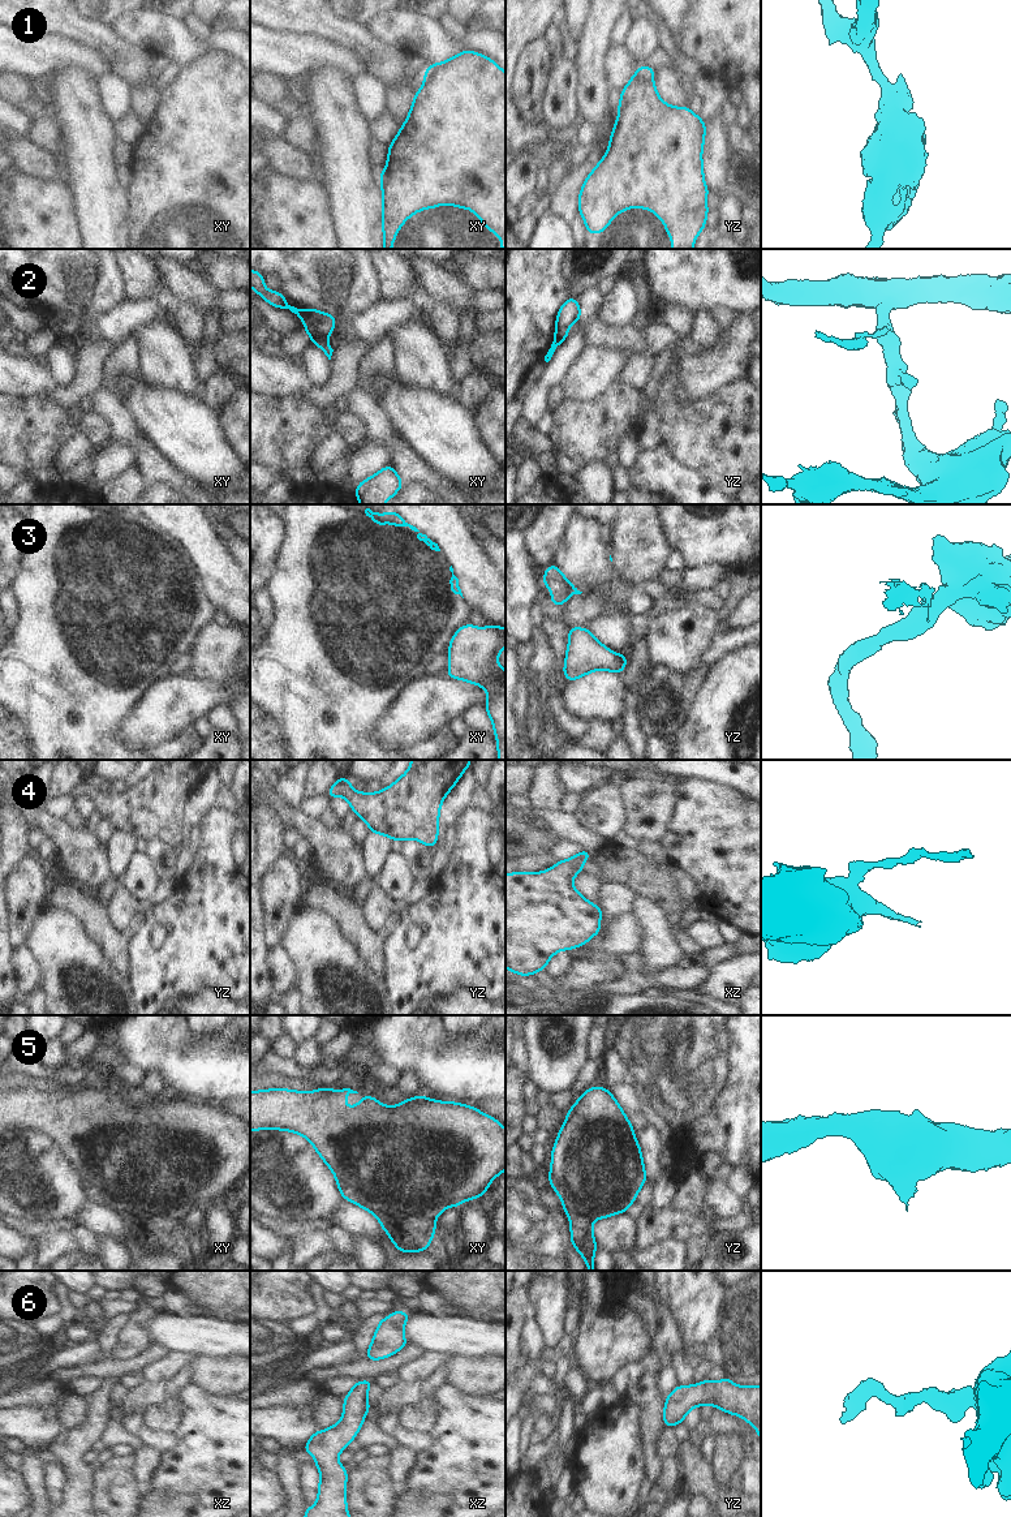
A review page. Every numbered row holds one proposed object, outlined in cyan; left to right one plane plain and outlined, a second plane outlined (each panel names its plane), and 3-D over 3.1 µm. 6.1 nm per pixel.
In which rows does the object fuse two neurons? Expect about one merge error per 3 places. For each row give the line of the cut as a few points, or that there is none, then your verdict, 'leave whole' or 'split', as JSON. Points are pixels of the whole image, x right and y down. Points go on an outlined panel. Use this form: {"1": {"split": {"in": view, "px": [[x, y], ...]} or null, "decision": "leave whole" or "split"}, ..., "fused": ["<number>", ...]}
{"1": {"split": {"in": "yz", "px": [[641, 65], [641, 72], [652, 78]]}, "decision": "split"}, "2": {"split": {"in": "xy", "px": [[326, 335], [318, 335], [312, 339]]}, "decision": "split"}, "3": {"split": {"in": "yz", "px": [[577, 627], [569, 634]]}, "decision": "split"}, "4": {"split": null, "decision": "leave whole"}, "5": {"split": null, "decision": "leave whole"}, "6": {"split": null, "decision": "leave whole"}, "fused": ["1", "2", "3"]}

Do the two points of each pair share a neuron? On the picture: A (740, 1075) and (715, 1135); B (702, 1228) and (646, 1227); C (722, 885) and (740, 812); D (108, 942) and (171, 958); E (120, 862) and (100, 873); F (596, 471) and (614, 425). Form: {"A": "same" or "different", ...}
{"A": "same", "B": "same", "C": "same", "D": "different", "E": "different", "F": "different"}

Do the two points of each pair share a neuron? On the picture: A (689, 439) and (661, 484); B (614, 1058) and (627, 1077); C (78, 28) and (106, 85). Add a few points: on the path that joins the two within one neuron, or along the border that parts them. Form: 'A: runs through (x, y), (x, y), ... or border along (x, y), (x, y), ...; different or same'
A: border along (648, 450), (666, 448), (678, 460), (702, 476); different
B: runs through (614, 1062), (623, 1073); same
C: border along (112, 74), (124, 78), (133, 86); different

